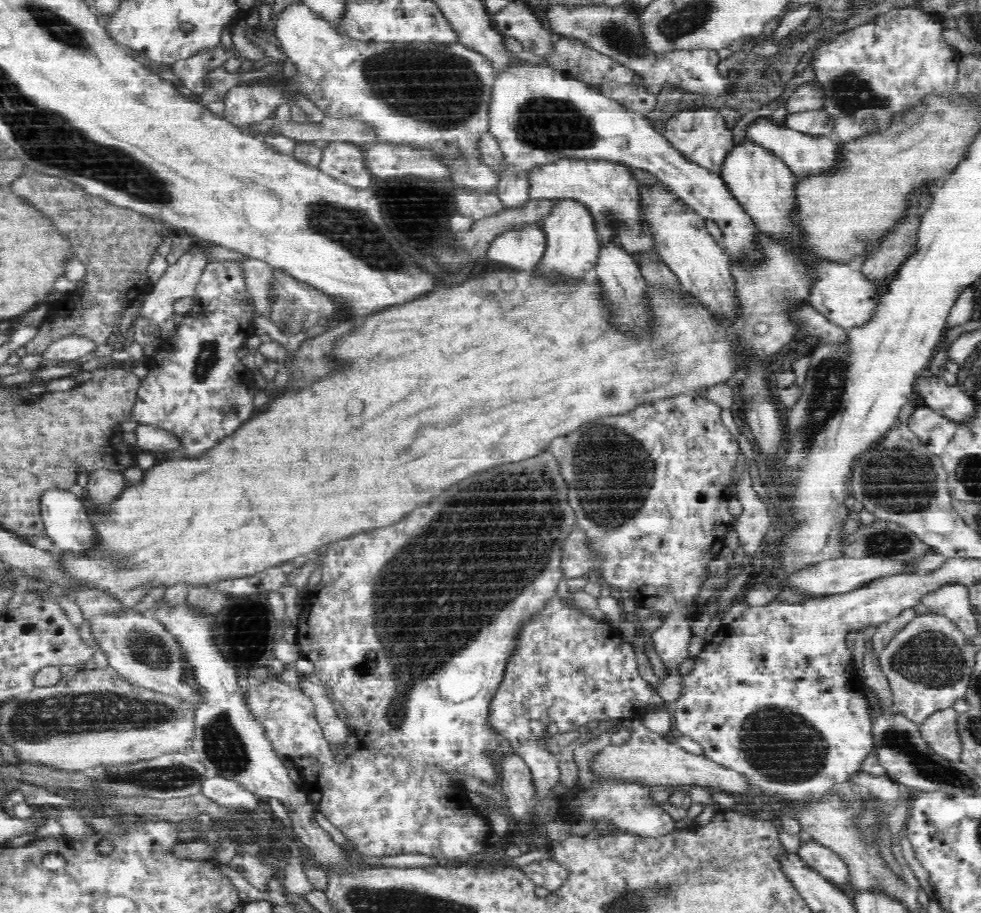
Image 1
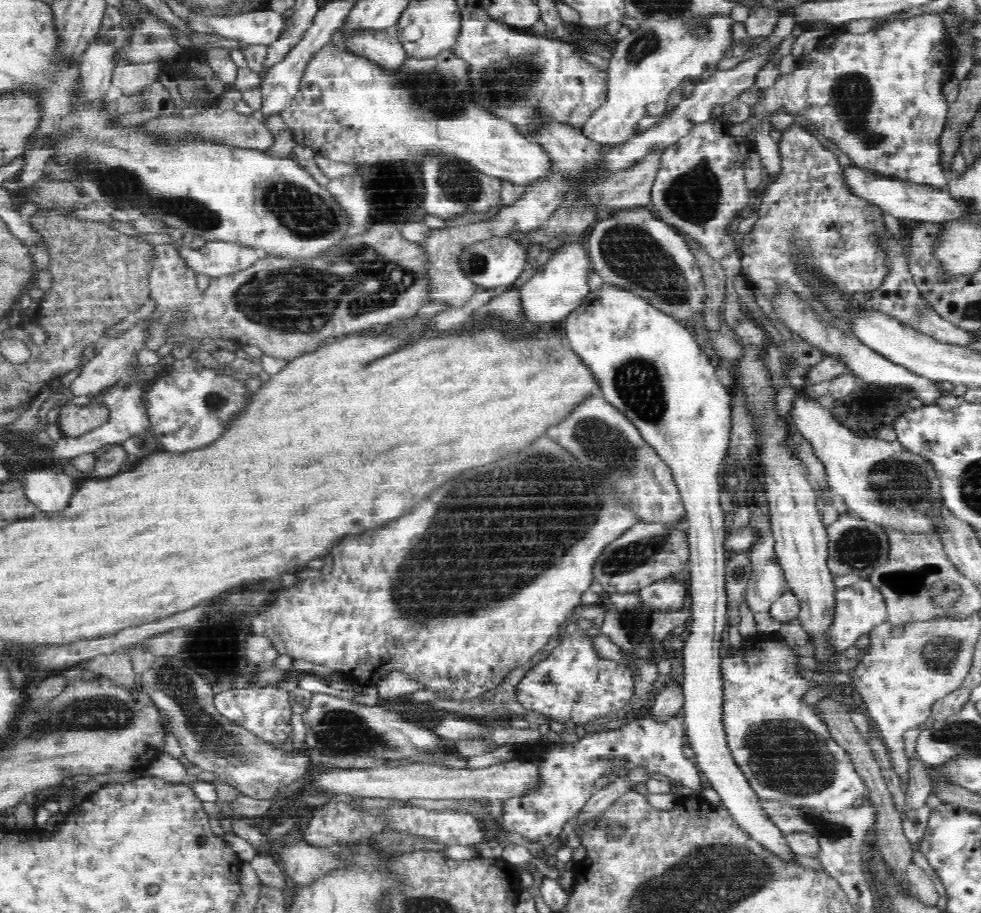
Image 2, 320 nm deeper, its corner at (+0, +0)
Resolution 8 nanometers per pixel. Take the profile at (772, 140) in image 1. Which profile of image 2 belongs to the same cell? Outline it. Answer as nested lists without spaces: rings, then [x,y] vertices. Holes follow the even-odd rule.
[[[857,164],[844,166],[844,168],[840,166],[840,173],[842,173],[842,181],[845,182],[851,194],[876,204],[883,212],[897,219],[909,218],[919,222],[931,221],[938,224],[944,220],[958,218],[964,212],[964,207],[956,203],[945,189],[940,190],[929,185],[920,185],[910,180],[880,174]]]

